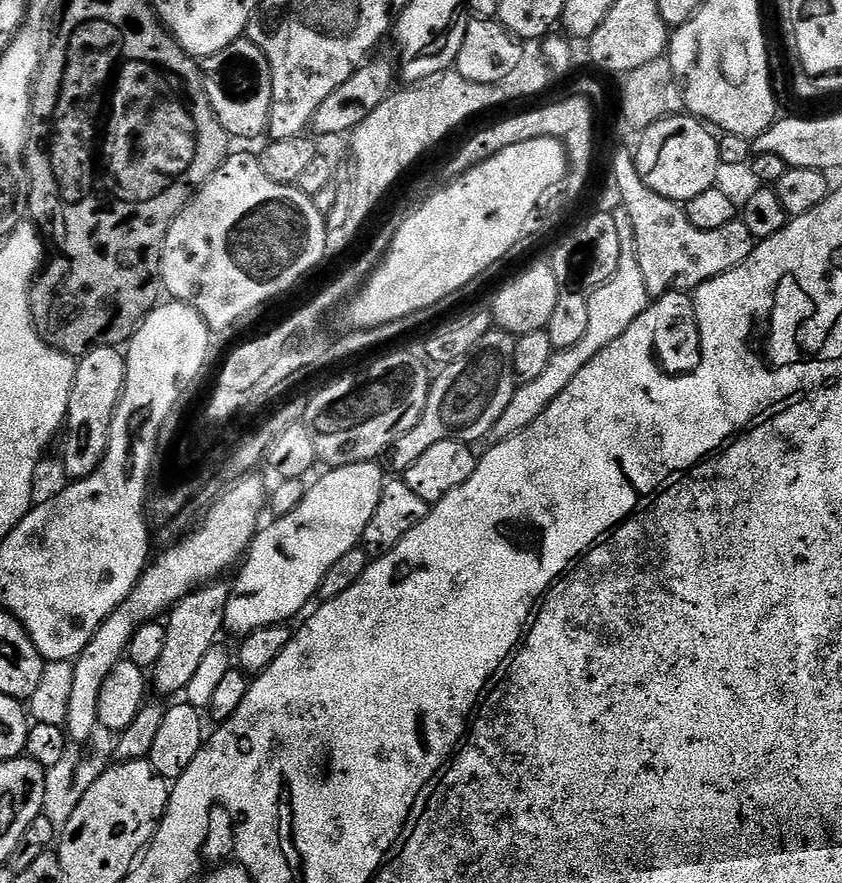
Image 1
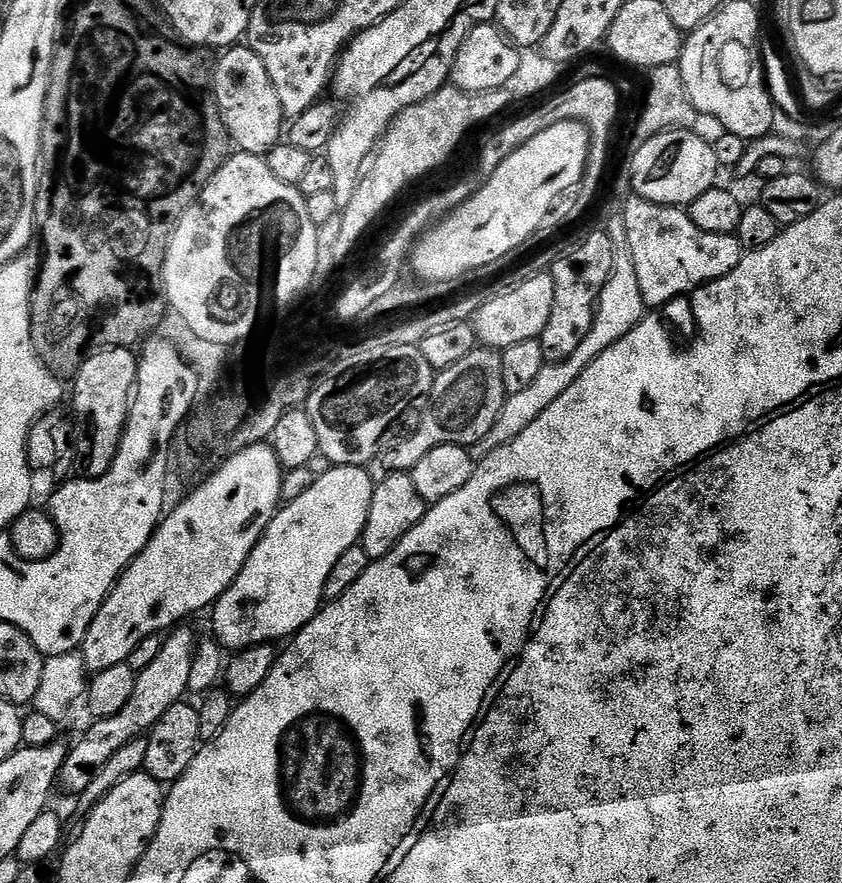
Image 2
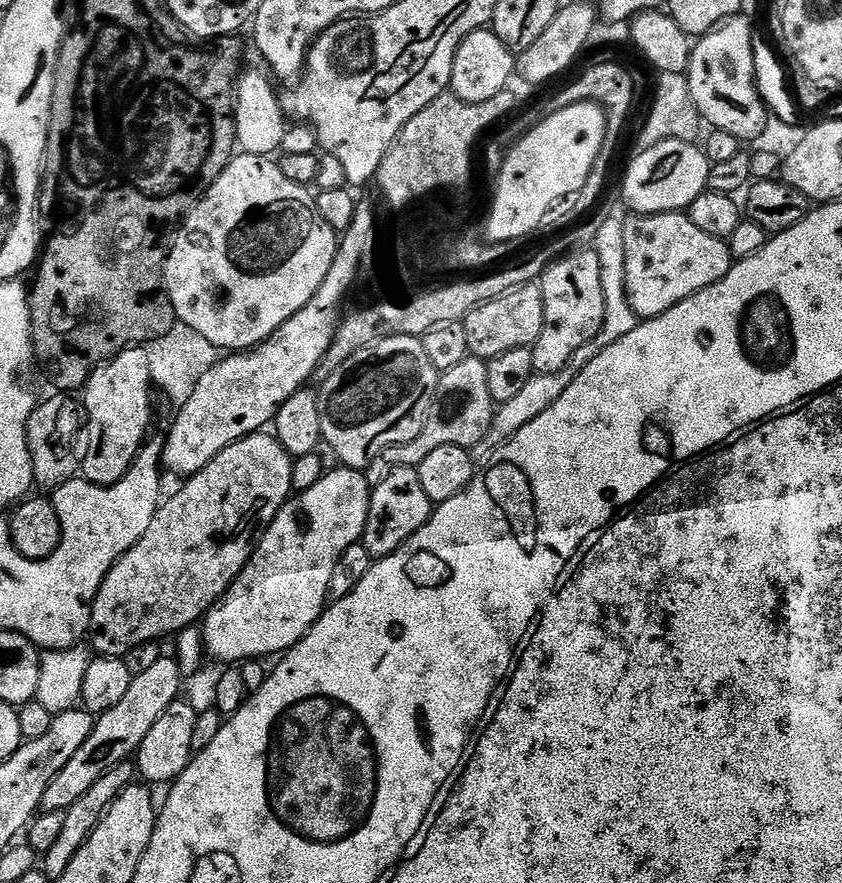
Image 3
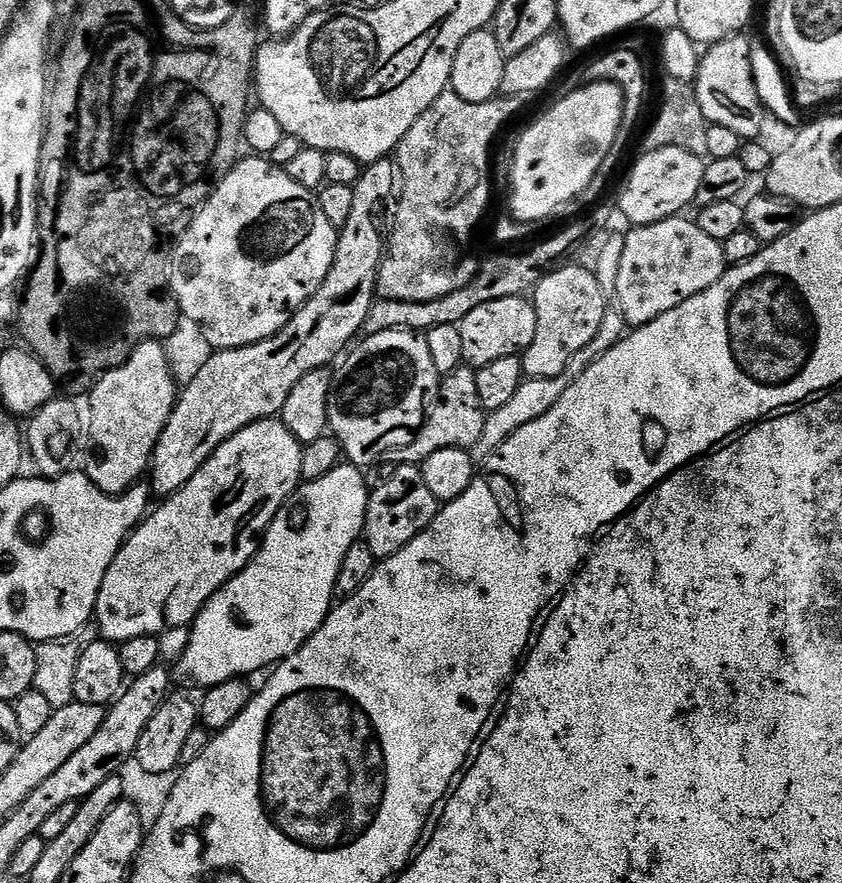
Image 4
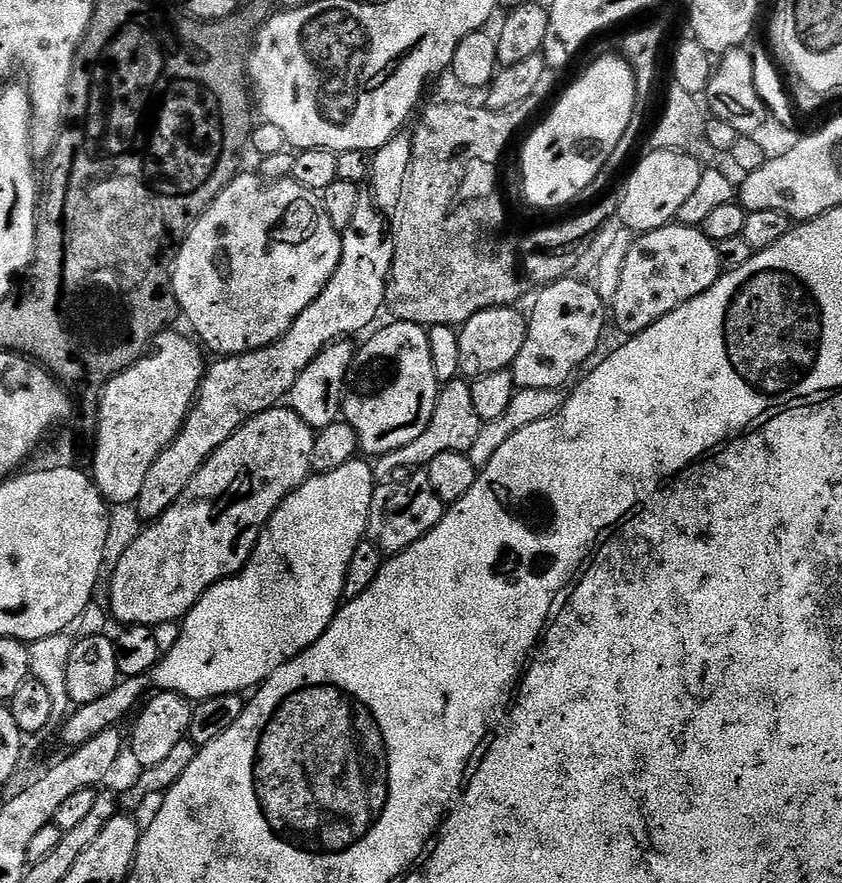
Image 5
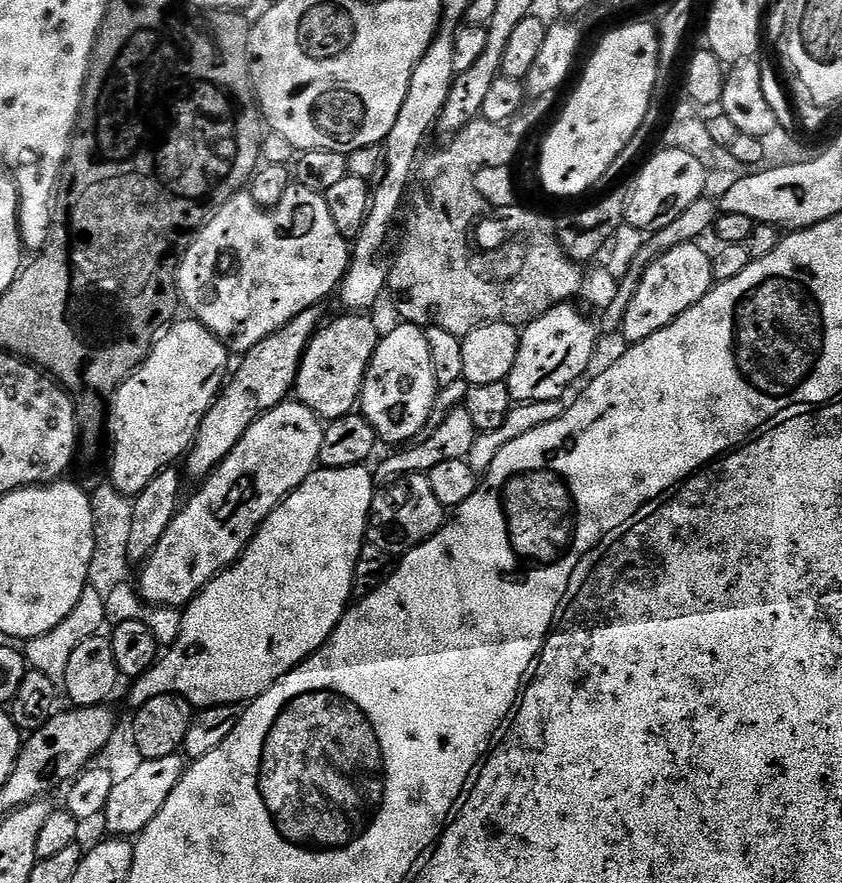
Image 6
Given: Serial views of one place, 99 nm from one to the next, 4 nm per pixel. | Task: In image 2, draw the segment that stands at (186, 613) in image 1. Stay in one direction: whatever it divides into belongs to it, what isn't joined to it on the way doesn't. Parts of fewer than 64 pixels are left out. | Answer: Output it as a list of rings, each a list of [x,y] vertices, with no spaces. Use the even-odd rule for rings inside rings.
[[[177,626],[163,637],[164,645],[158,650],[154,662],[146,666],[146,670],[136,673],[136,685],[134,694],[130,694],[130,702],[105,720],[97,719],[96,725],[77,742],[68,748],[68,757],[64,759],[64,767],[60,769],[58,777],[59,787],[65,788],[72,794],[78,794],[90,786],[90,778],[103,766],[126,742],[141,739],[151,732],[152,728],[170,710],[170,706],[181,703],[189,695],[190,666],[194,666],[194,654],[198,636],[188,629],[188,626]]]

